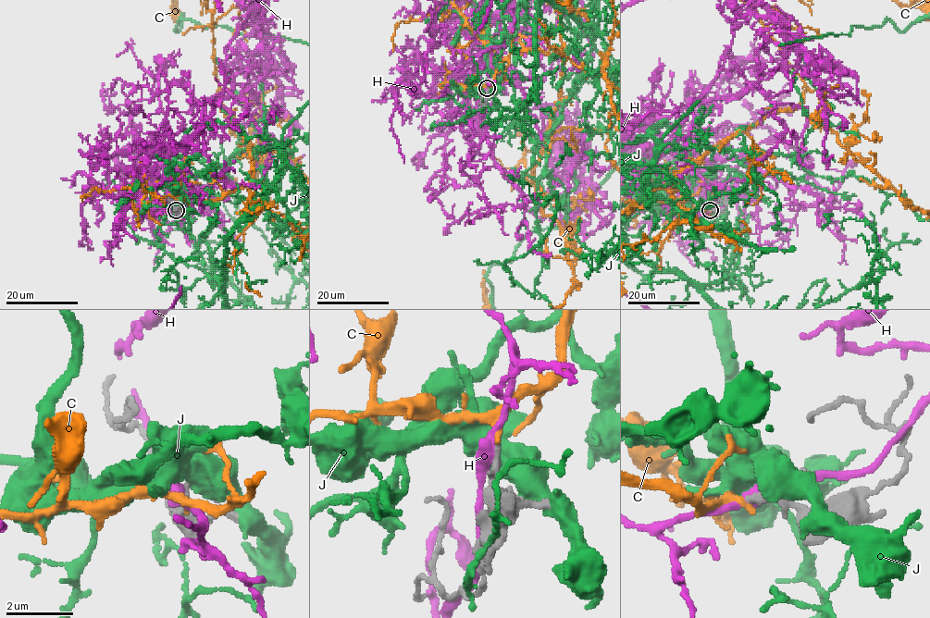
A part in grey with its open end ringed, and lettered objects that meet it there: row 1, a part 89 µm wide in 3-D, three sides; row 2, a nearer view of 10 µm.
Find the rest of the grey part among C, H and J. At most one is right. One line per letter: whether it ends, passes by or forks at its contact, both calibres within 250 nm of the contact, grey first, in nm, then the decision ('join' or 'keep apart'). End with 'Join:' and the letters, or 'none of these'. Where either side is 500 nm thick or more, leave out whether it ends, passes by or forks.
C: it passes by; 220 nm thick on the grey side, 200 nm on the other; join
H: it passes by; 280 nm thick on the grey side, 380 nm on the other; keep apart
J: 280 nm thick on the grey side, 800 nm on the other; keep apart
Join: C

